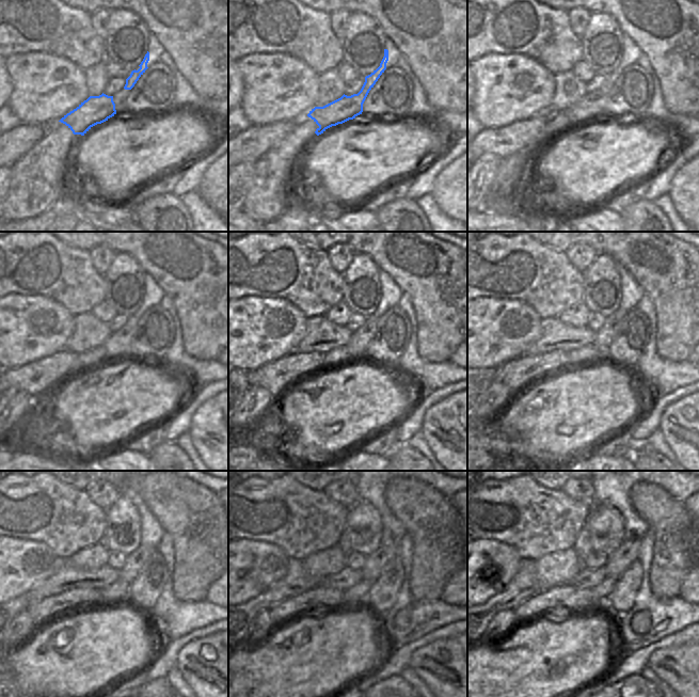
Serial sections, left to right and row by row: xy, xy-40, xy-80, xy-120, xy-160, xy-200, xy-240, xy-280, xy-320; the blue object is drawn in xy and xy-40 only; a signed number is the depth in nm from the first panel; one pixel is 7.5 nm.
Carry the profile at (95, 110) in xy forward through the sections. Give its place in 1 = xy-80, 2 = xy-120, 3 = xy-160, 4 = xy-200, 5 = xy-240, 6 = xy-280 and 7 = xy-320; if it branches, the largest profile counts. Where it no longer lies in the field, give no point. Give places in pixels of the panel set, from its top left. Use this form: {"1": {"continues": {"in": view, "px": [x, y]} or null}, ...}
{"1": {"continues": {"in": "xy-80", "px": [591, 105]}}, "2": {"continues": {"in": "xy-120", "px": [116, 346]}}, "3": {"continues": {"in": "xy-160", "px": [360, 339]}}, "4": {"continues": {"in": "xy-200", "px": [604, 336]}}, "5": {"continues": {"in": "xy-240", "px": [134, 561]}}, "6": {"continues": {"in": "xy-280", "px": [375, 563]}}, "7": {"continues": {"in": "xy-320", "px": [616, 563]}}}

